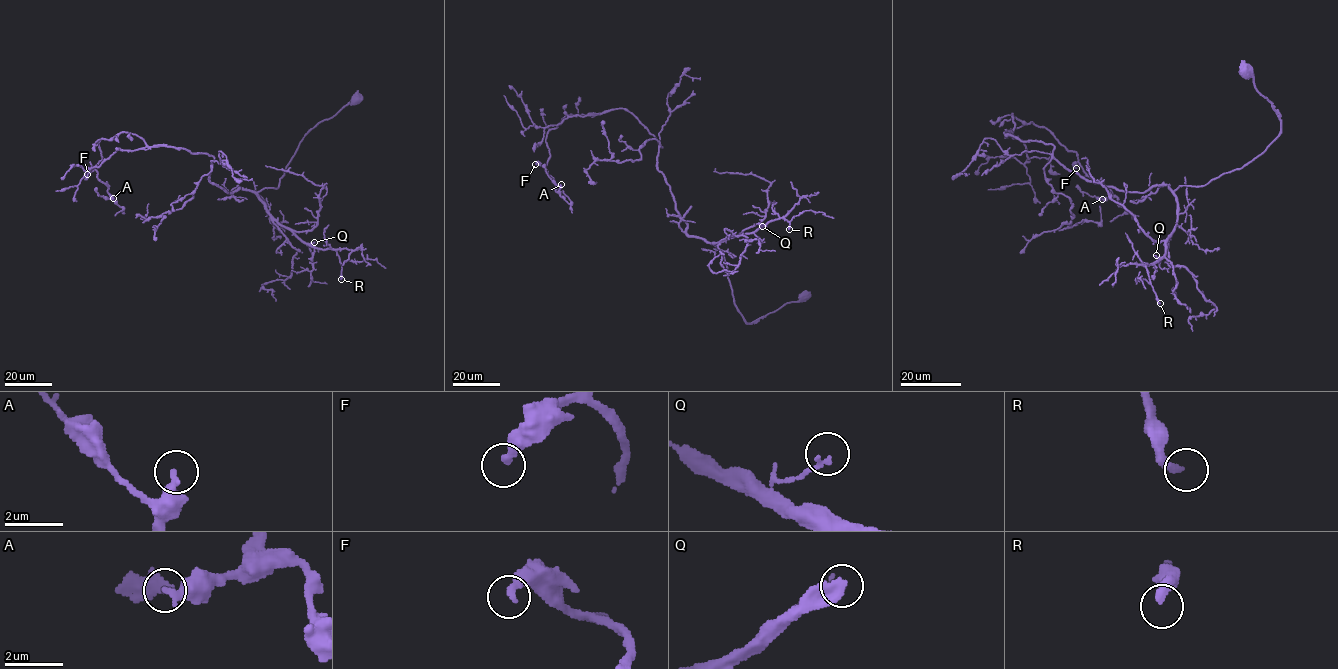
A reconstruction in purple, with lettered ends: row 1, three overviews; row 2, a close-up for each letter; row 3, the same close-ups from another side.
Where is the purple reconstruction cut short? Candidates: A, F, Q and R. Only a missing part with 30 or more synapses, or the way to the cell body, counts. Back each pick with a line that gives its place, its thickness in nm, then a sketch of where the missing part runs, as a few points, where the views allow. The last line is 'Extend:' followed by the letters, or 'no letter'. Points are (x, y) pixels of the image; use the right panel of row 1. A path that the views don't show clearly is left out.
Extend: no letter

